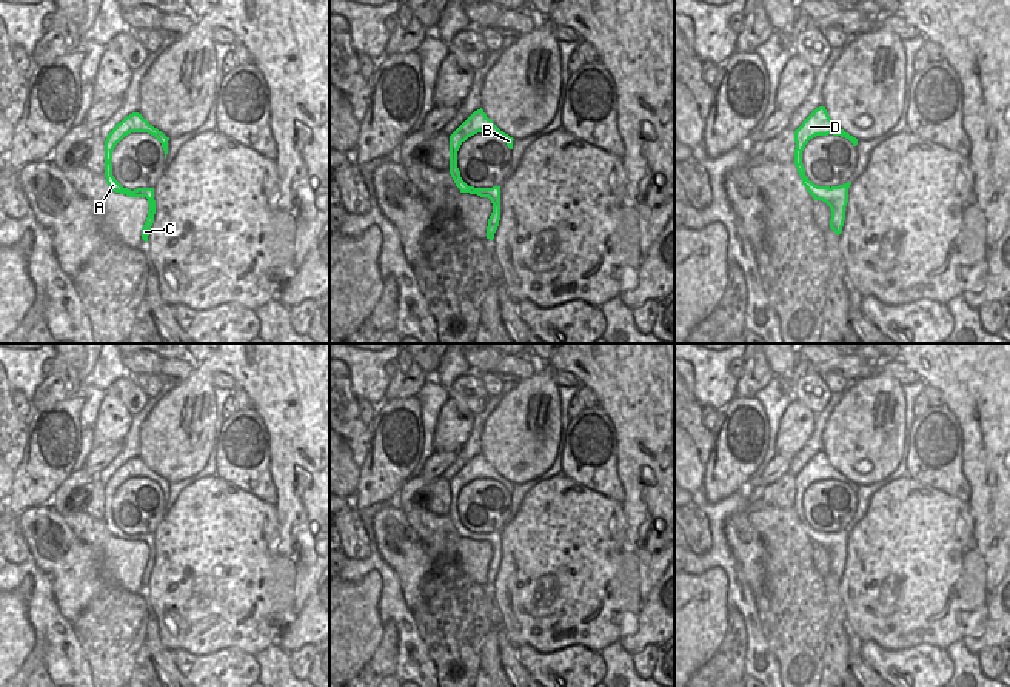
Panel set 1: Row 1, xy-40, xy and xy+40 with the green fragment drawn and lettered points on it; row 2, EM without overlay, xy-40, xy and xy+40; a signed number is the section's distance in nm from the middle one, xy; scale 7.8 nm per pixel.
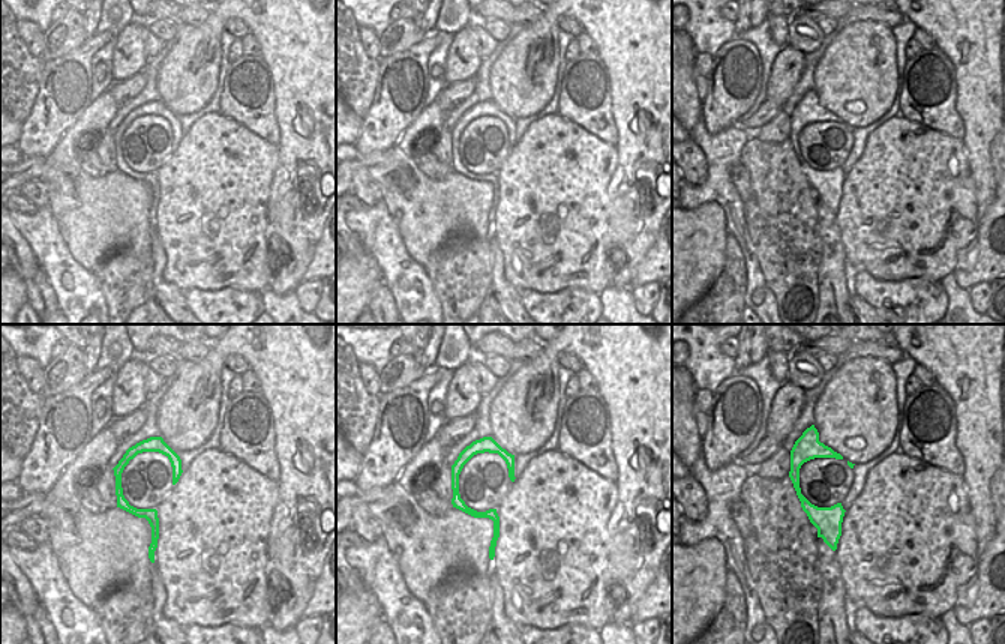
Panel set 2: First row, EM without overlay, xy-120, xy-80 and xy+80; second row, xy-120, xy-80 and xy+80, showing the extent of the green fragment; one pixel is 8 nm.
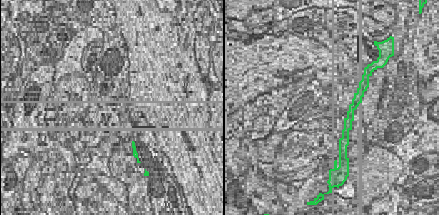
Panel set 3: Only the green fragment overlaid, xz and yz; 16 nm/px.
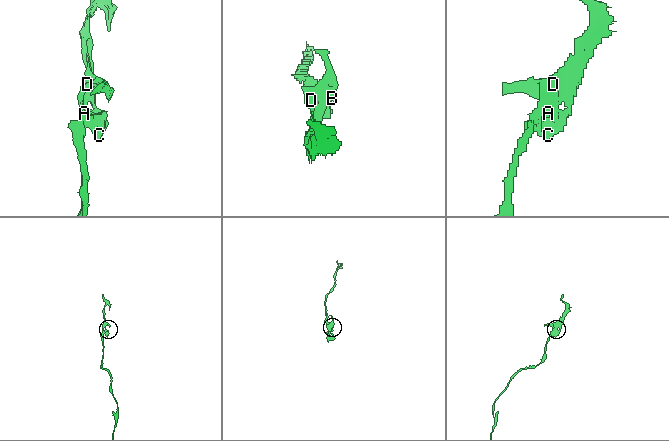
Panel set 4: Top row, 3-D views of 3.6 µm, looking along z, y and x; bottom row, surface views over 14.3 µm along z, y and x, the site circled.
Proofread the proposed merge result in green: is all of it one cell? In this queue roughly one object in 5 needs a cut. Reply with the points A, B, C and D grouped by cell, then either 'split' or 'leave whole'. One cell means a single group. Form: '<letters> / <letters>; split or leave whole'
A C / B D; split

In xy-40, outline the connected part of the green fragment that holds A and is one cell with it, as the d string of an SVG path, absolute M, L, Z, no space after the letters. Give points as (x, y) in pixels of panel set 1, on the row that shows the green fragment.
M105 169L105 177L106 177L106 183L109 186L111 191L120 193L120 194L126 194L129 197L146 197L148 199L148 217L146 222L142 228L142 239L145 242L148 242L148 236L149 236L149 230L154 223L154 214L156 214L156 200L154 200L154 188L137 188L134 191L123 188L115 177L111 174L109 169Z

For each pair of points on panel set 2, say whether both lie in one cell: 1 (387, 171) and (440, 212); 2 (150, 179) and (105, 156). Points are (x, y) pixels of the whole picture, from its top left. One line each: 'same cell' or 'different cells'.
1: same cell
2: same cell

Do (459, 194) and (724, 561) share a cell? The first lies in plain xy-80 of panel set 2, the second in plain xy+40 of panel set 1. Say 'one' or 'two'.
two

